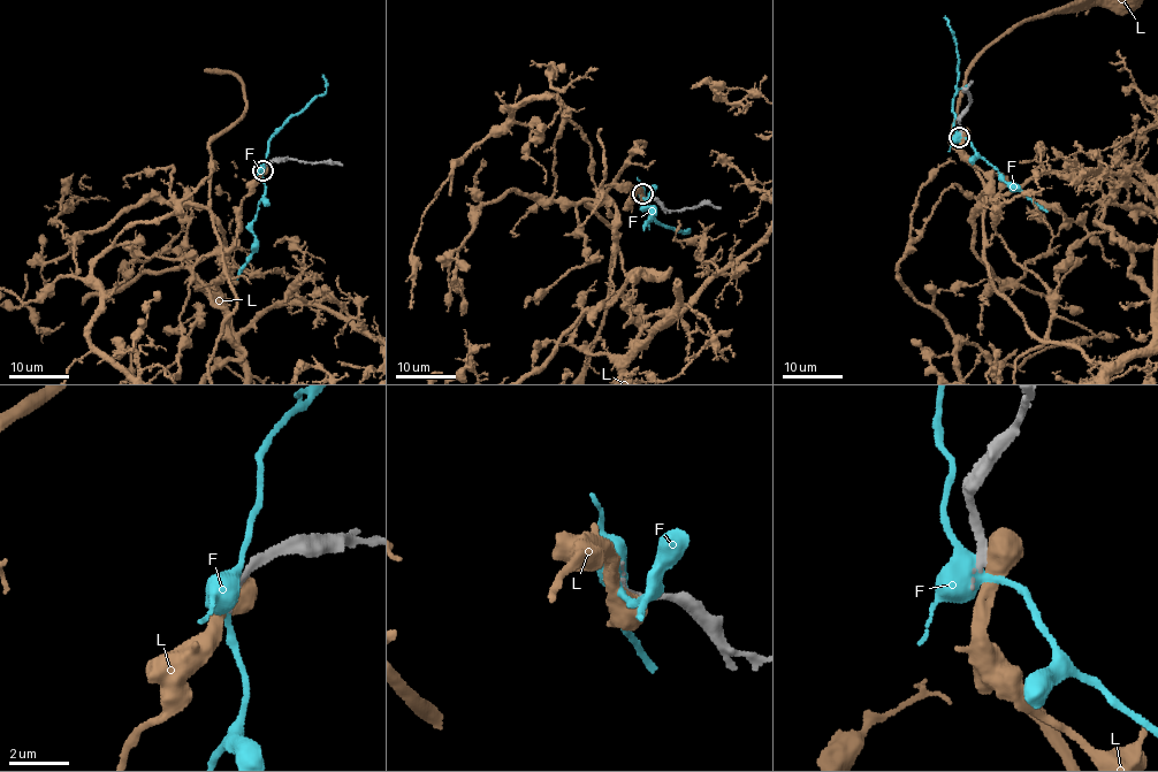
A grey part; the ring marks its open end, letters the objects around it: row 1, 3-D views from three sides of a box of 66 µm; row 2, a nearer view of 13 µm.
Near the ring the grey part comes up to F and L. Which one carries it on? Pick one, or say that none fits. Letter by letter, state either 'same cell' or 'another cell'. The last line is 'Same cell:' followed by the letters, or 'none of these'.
F: another cell
L: another cell
Same cell: none of these

